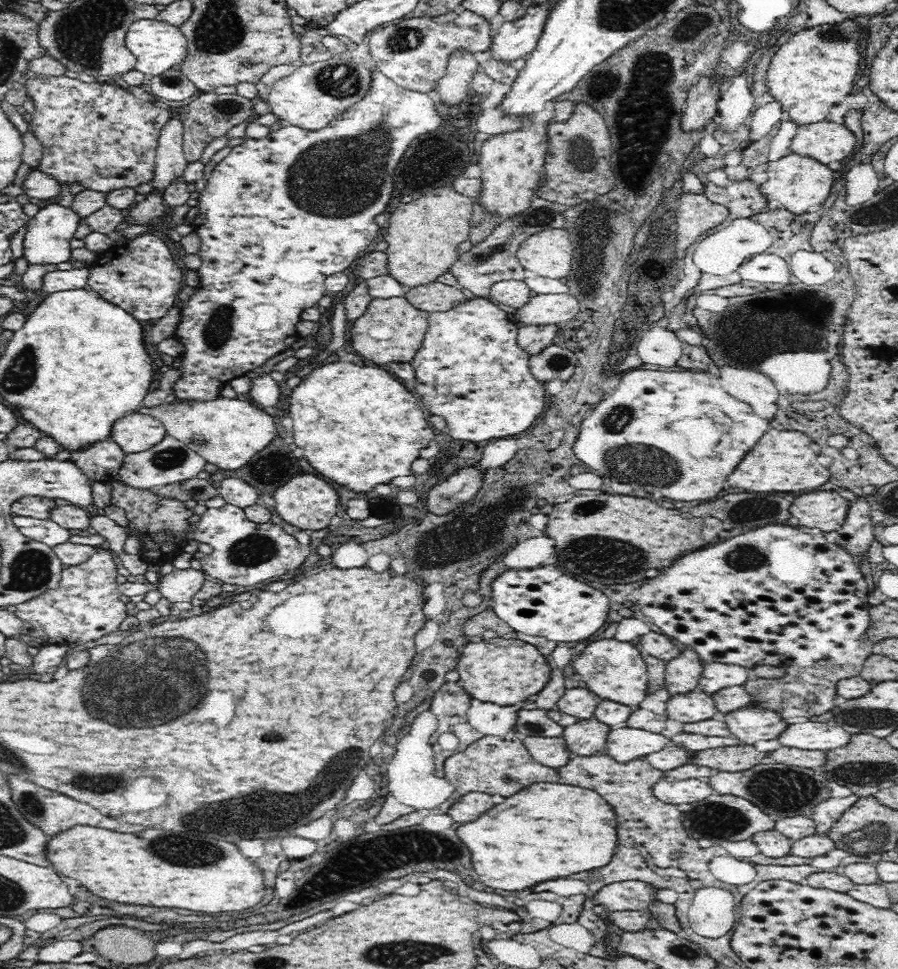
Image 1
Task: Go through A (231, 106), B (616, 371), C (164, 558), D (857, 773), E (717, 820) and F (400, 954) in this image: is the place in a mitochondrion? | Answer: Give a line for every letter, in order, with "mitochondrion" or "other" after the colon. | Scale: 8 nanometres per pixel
A: mitochondrion
B: other
C: other
D: mitochondrion
E: mitochondrion
F: mitochondrion

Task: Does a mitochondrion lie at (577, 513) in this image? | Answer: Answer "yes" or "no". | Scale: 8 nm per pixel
yes

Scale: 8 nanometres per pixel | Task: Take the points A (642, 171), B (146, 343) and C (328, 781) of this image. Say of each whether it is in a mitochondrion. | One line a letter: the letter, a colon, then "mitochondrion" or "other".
A: other
B: other
C: mitochondrion

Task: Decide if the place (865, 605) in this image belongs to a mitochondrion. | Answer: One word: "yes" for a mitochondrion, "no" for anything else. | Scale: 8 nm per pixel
no

